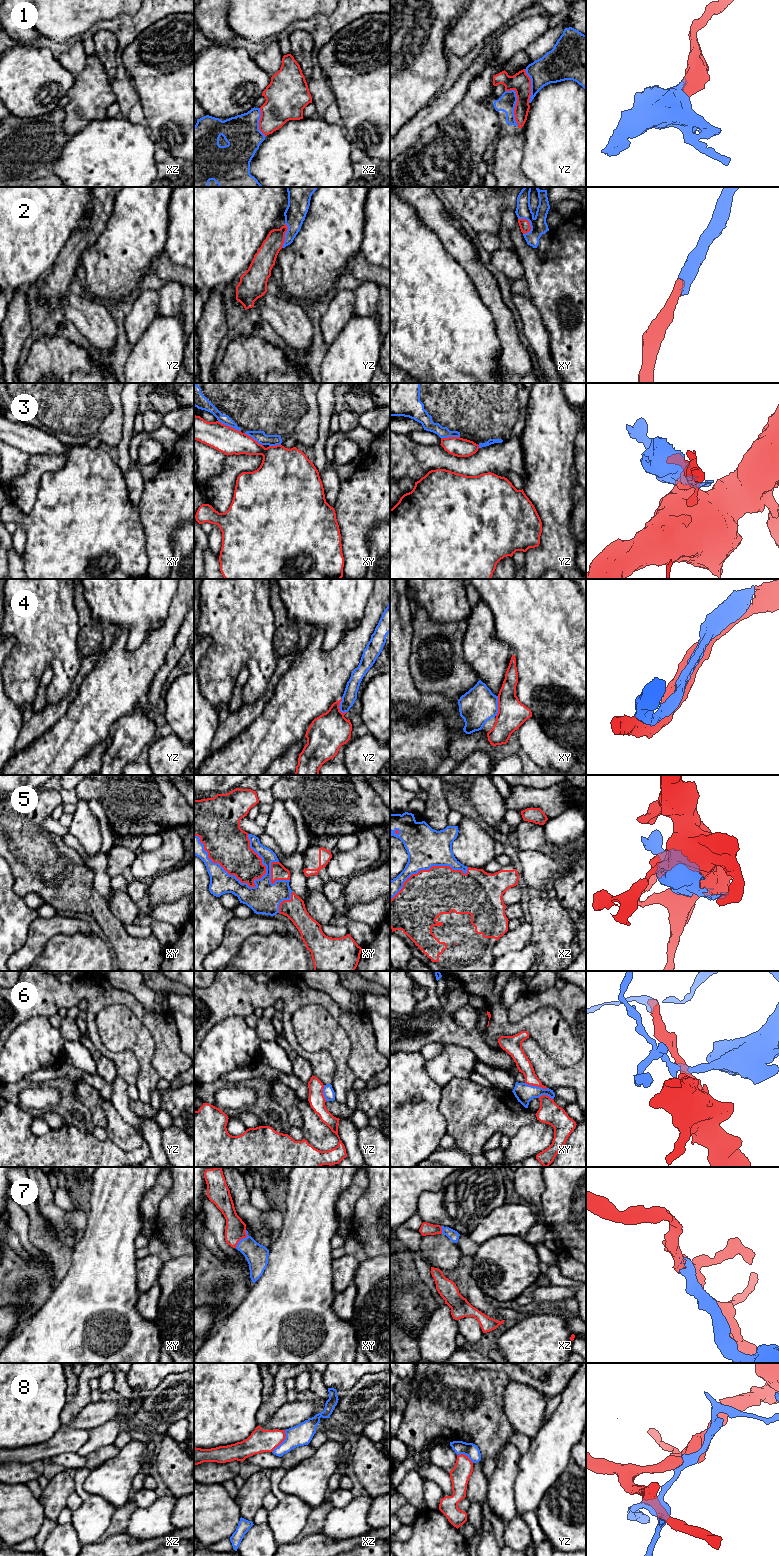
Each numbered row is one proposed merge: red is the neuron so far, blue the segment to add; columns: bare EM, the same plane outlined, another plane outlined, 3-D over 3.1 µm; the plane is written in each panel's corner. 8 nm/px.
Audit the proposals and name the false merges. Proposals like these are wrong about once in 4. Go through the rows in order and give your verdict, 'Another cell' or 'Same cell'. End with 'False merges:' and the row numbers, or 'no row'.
1: Another cell
2: Same cell
3: Another cell
4: Same cell
5: Same cell
6: Another cell
7: Same cell
8: Another cell
False merges: 1, 3, 6, 8

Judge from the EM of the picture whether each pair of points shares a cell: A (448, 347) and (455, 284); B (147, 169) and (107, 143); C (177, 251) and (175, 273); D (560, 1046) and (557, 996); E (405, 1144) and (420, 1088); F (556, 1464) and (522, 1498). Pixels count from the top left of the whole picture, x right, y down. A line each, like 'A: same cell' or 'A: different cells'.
A: same cell
B: same cell
C: different cells
D: different cells
E: same cell
F: same cell

